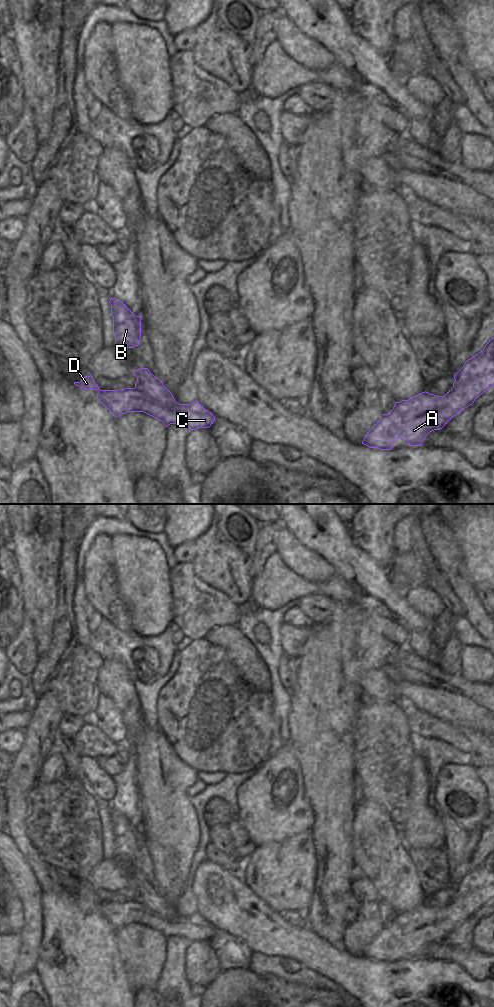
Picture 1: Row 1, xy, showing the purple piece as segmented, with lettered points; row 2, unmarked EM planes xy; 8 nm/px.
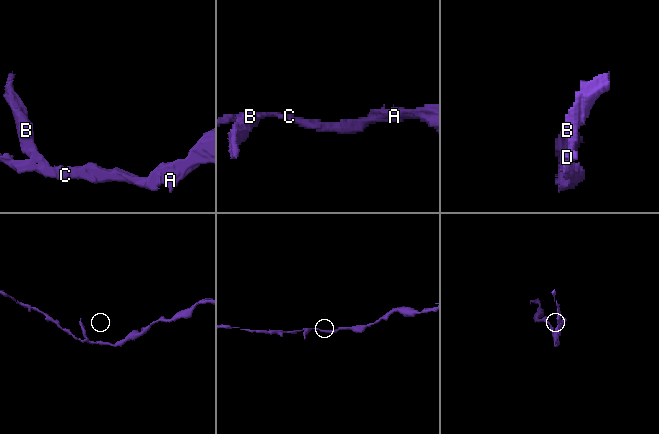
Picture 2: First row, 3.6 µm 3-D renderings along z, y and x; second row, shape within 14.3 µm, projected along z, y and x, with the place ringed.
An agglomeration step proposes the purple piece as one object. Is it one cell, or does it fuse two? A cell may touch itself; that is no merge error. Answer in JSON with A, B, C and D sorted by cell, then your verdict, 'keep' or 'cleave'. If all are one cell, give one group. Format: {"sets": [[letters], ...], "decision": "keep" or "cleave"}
{"sets": [["A", "C", "D"], ["B"]], "decision": "cleave"}

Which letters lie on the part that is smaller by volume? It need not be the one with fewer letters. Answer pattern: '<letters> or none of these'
B

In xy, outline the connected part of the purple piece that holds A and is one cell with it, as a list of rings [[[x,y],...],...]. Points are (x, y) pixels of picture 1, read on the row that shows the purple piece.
[[[494,338],[475,356],[468,359],[454,375],[453,387],[444,395],[436,396],[422,392],[408,400],[395,402],[388,414],[383,414],[379,421],[365,435],[362,444],[370,448],[391,450],[396,438],[406,438],[409,446],[421,446],[425,437],[434,430],[442,429],[454,416],[472,405],[475,399],[494,386]]]

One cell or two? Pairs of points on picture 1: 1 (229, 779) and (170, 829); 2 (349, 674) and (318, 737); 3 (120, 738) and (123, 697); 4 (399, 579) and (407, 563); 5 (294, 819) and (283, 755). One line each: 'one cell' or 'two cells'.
1: two cells
2: one cell
3: two cells
4: two cells
5: one cell

